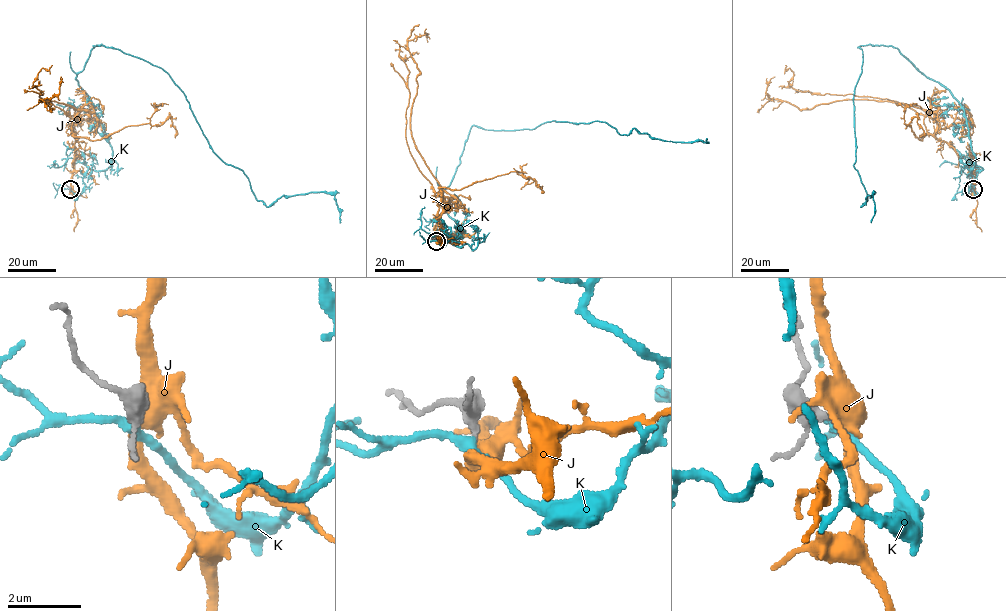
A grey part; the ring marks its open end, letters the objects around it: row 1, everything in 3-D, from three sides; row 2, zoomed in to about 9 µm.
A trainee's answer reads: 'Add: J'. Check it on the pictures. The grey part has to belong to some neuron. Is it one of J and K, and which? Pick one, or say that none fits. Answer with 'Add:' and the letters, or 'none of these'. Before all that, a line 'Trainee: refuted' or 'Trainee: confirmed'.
Trainee: confirmed
Add: J

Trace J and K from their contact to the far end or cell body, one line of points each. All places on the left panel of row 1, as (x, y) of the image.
J: (70, 189), (72, 123), (85, 105), (94, 111), (44, 99), (50, 108), (41, 99), (59, 93), (61, 76)
K: (70, 189), (112, 163), (76, 78), (101, 44), (163, 69), (258, 200), (331, 193), (339, 222)

